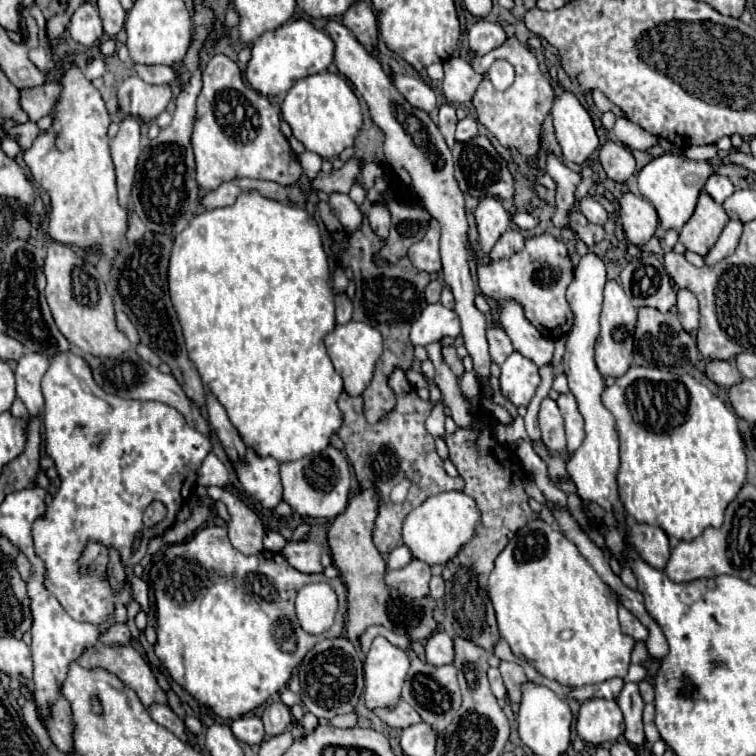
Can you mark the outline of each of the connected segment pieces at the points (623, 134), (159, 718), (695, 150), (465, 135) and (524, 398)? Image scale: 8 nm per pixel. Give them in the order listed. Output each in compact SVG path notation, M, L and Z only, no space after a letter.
M623 116L617 118L613 130L615 130L615 136L617 136L627 148L631 148L631 150L641 150L641 152L645 152L645 150L649 150L649 148L653 148L653 146L659 144L659 138L655 138L655 136L649 134L647 130L639 128L637 124L631 124L631 120L627 120L627 118L623 118Z
M151 704L151 706L149 706L149 714L151 714L151 718L153 718L157 724L165 726L167 730L171 730L171 732L173 732L175 736L179 736L181 740L187 740L187 732L185 732L183 720L181 720L167 704Z
M713 144L711 146L689 146L685 150L685 156L691 160L711 160L717 156L717 148Z
M467 116L467 118L459 120L457 132L455 132L455 140L467 142L467 140L471 140L475 134L477 134L477 120L475 120L475 118L469 118L469 116Z
M513 352L501 364L501 392L515 406L527 406L541 382L539 368L519 352Z

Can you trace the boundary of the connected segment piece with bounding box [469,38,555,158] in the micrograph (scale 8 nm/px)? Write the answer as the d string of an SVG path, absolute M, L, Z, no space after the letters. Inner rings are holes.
M507 38L505 44L501 44L499 48L491 50L485 56L475 56L473 52L469 52L469 56L471 56L471 66L479 74L483 74L483 80L481 80L479 88L475 90L475 94L473 94L473 106L477 110L479 122L505 148L517 148L521 154L533 158L537 154L537 150L539 150L541 124L547 118L547 114L551 112L551 104L553 104L553 98L555 98L555 92L553 92L549 80L539 70L539 64L537 64L533 52L529 52L529 48L523 46L517 38ZM495 60L507 60L515 68L515 82L503 92L497 92L493 88L493 84L489 82L489 78L485 76L487 68L491 68L491 64Z

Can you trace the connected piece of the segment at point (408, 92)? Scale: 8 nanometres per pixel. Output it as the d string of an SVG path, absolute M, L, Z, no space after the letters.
M393 74L393 84L409 100L411 106L425 110L425 112L431 112L437 108L435 92L419 78L413 78L407 74Z

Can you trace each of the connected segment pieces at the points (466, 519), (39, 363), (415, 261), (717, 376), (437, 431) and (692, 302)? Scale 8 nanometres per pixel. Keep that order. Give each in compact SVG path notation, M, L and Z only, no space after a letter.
M443 492L427 498L419 508L415 508L403 524L403 542L409 546L417 560L433 564L445 564L455 558L461 548L473 538L477 526L481 524L481 514L471 496L465 492Z
M29 352L17 360L15 378L17 378L17 396L25 402L31 416L41 414L43 410L43 394L41 394L41 378L47 372L47 356Z
M431 220L427 234L421 242L415 242L409 248L409 260L417 270L435 274L441 272L441 258L439 258L439 222Z
M711 360L707 364L707 378L723 388L731 388L741 382L737 368L727 360Z
M439 400L433 406L433 410L431 410L429 418L427 418L427 430L435 438L445 436L445 404L443 404L443 400Z
M685 288L677 294L677 316L685 328L685 332L695 332L699 328L699 304L691 292Z

